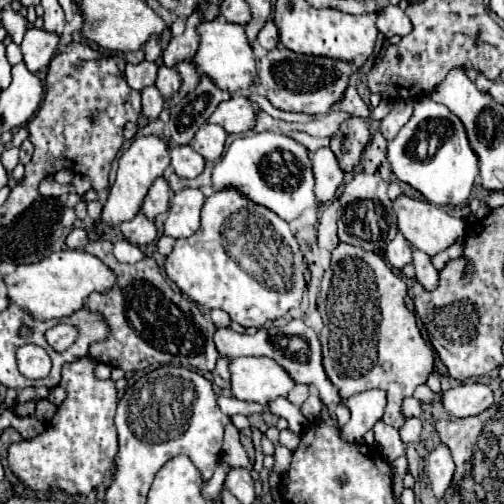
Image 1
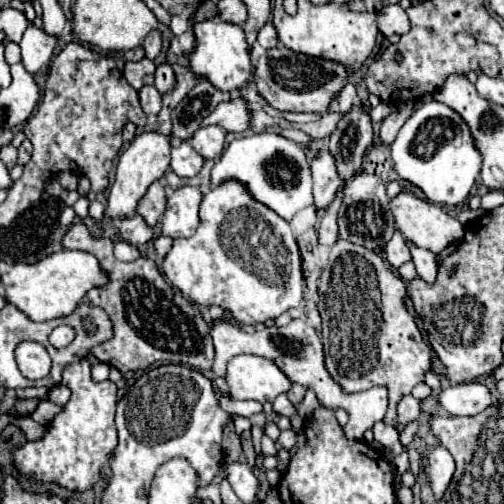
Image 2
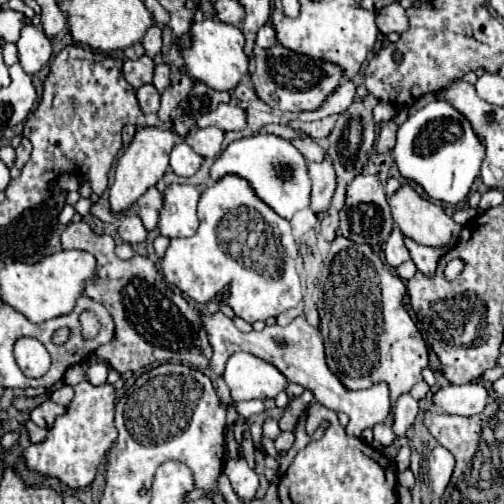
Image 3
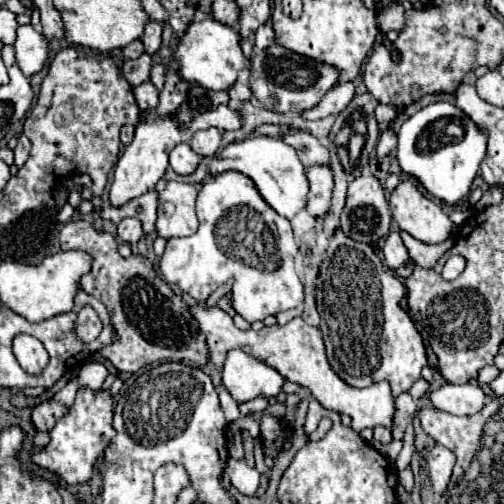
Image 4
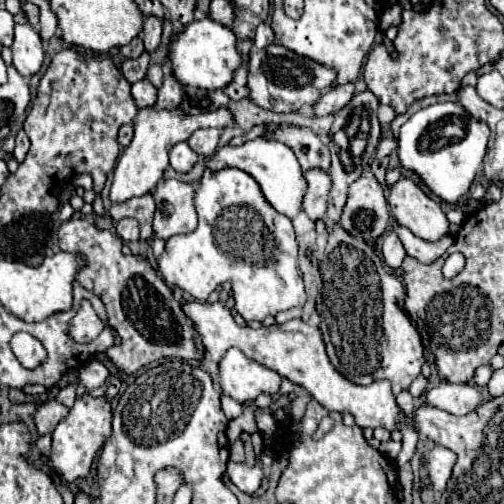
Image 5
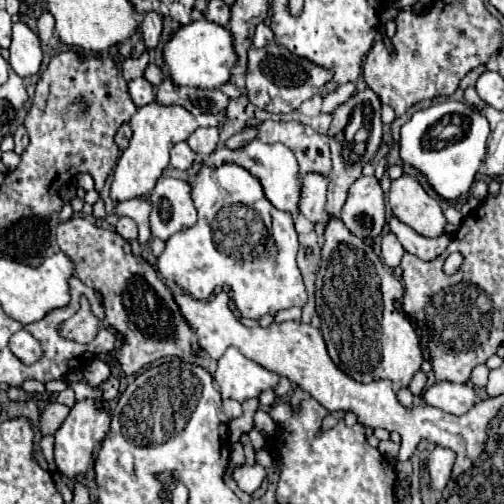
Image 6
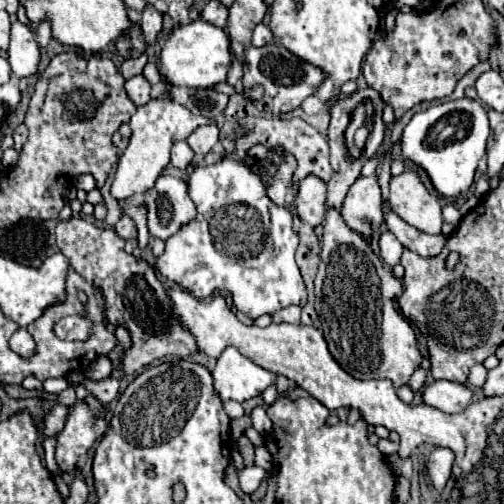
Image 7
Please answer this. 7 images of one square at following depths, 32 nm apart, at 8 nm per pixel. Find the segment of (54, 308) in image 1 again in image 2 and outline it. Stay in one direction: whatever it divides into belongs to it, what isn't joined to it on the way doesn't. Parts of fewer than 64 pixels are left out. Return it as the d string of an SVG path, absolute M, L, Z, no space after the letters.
M60 250L36 264L16 264L10 272L2 274L6 300L34 322L70 316L92 288L102 288L108 280L110 276L102 270L96 256L82 250Z

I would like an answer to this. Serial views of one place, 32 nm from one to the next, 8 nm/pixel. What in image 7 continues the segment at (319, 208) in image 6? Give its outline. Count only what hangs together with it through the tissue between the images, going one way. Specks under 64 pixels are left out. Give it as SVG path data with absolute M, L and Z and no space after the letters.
M306 176L300 180L296 212L310 226L318 226L326 216L326 182L318 176Z

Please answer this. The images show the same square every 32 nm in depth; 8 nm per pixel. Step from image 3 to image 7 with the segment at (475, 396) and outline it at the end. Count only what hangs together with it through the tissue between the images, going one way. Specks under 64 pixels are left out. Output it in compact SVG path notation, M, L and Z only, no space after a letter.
M434 380L422 390L422 400L448 414L460 414L474 402L474 394L468 386L450 380Z

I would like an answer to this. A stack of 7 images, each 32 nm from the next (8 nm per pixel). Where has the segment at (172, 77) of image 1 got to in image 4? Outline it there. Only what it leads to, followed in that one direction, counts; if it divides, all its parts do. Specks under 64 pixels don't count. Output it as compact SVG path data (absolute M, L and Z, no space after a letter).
M154 64L154 66L152 66L152 78L150 78L150 82L152 82L158 90L164 88L164 84L166 84L166 66L164 66L164 64Z

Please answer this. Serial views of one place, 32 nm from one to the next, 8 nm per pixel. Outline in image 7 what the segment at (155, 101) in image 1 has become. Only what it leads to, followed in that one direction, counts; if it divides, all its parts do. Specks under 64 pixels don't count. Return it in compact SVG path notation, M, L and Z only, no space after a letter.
M136 76L136 78L130 78L126 80L126 92L130 96L130 100L136 104L136 106L144 106L152 100L150 96L150 82L144 78L144 76Z

